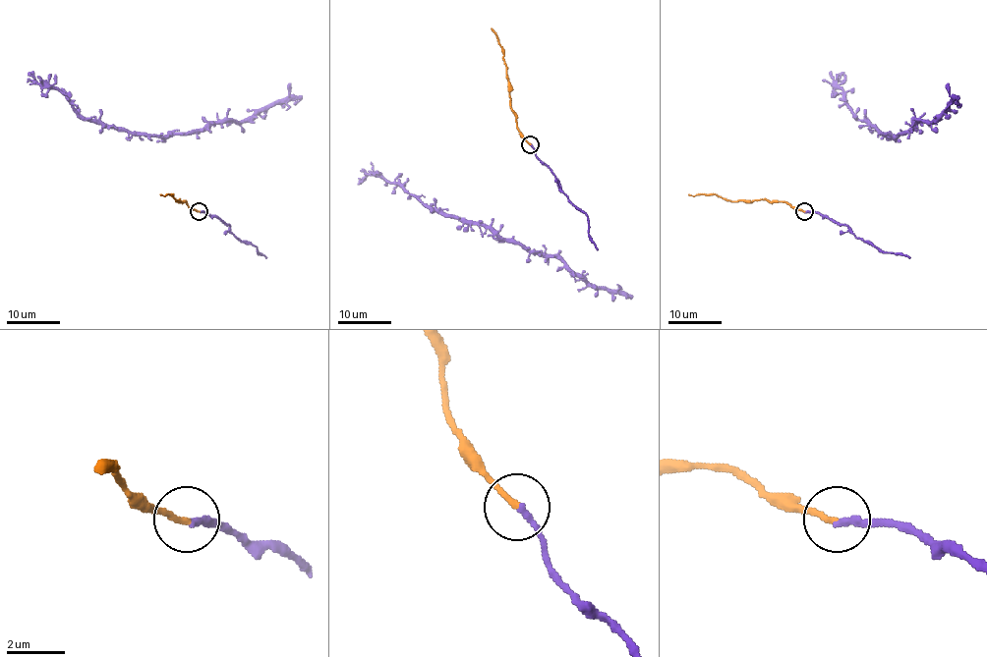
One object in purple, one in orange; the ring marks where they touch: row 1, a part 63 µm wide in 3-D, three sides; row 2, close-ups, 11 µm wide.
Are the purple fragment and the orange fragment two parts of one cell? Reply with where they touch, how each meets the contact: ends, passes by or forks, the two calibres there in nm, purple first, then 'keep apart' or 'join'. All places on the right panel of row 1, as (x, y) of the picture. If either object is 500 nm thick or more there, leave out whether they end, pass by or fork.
at (804, 211); purple ends there; orange ends there; 220 nm thick on the purple side, 220 nm on the other; join

